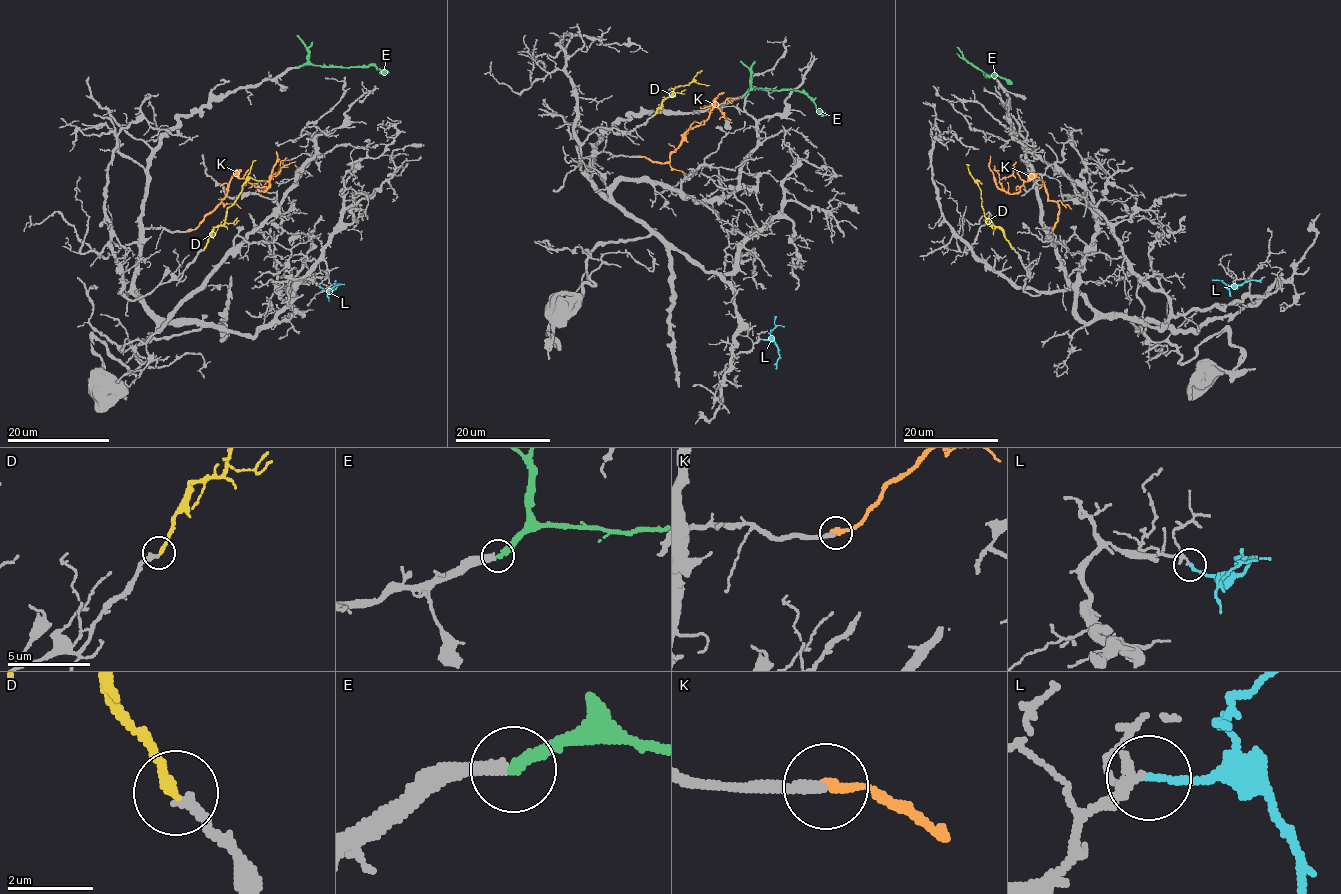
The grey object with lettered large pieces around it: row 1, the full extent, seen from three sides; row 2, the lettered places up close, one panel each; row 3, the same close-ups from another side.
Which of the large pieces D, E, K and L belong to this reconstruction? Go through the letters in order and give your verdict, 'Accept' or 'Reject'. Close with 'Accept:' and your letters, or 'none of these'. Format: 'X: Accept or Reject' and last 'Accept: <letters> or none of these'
D: Reject
E: Accept
K: Accept
L: Accept
Accept: E, K, L

